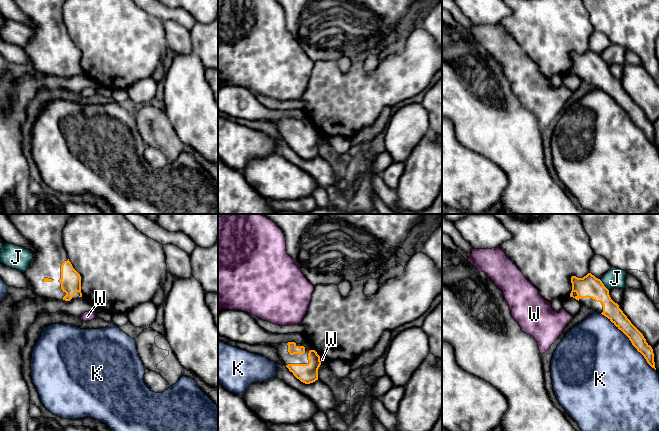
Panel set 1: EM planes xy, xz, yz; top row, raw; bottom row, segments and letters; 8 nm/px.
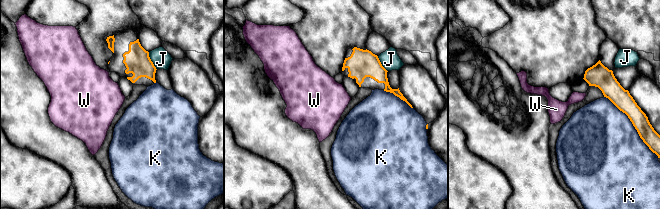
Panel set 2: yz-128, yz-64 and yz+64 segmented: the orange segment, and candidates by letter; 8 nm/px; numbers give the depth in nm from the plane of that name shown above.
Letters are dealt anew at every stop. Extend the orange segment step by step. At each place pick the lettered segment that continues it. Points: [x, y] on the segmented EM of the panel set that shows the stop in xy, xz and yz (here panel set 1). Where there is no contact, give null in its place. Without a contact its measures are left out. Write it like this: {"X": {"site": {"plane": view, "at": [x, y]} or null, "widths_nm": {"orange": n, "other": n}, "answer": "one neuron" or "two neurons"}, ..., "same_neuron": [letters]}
{"J": {"site": {"plane": "yz", "at": [603, 285]}, "widths_nm": {"orange": 180, "other": 160}, "answer": "two neurons"}, "K": {"site": {"plane": "yz", "at": [629, 339]}, "widths_nm": {"orange": 120, "other": 500}, "answer": "two neurons"}, "W": {"site": {"plane": "xz", "at": [319, 359]}, "widths_nm": {"orange": 160, "other": 40}, "answer": "two neurons"}, "same_neuron": []}

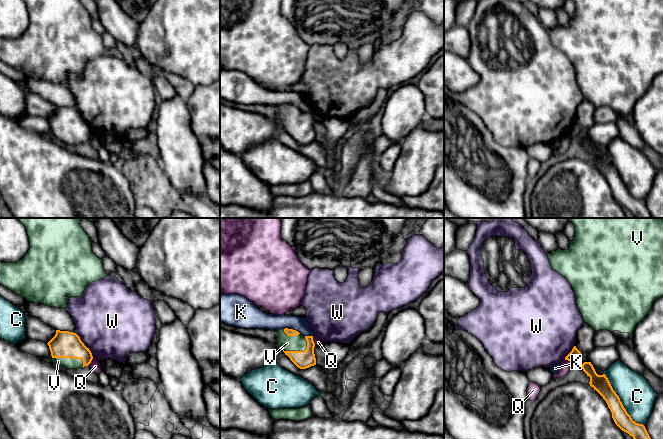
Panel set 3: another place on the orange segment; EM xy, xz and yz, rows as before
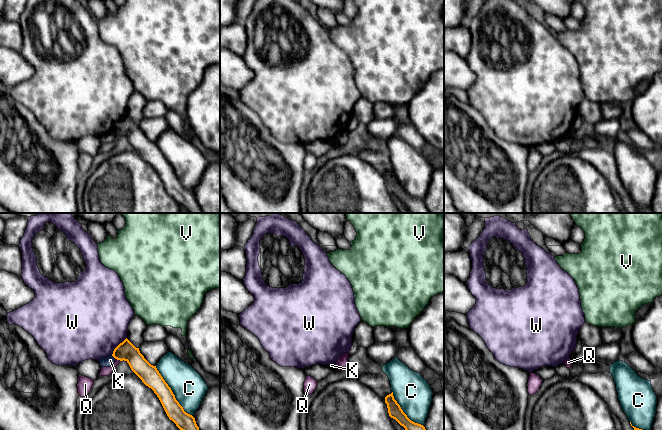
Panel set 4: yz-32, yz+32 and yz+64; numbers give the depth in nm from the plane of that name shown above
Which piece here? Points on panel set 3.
{"C": {"site": {"plane": "yz", "at": [621, 402]}, "widths_nm": {"orange": 140, "other": 280}, "answer": "two neurons"}, "K": {"site": {"plane": "xz", "at": [295, 330]}, "widths_nm": {"orange": 60, "other": 130}, "answer": "two neurons"}, "Q": {"site": {"plane": "xz", "at": [313, 341]}, "widths_nm": {"orange": 140, "other": 60}, "answer": "two neurons"}, "V": {"site": {"plane": "xy", "at": [69, 357]}, "widths_nm": {"orange": 220, "other": 90}, "answer": "one neuron"}, "W": {"site": {"plane": "xy", "at": [84, 345]}, "widths_nm": {"orange": 220, "other": 480}, "answer": "two neurons"}, "same_neuron": ["V"]}

